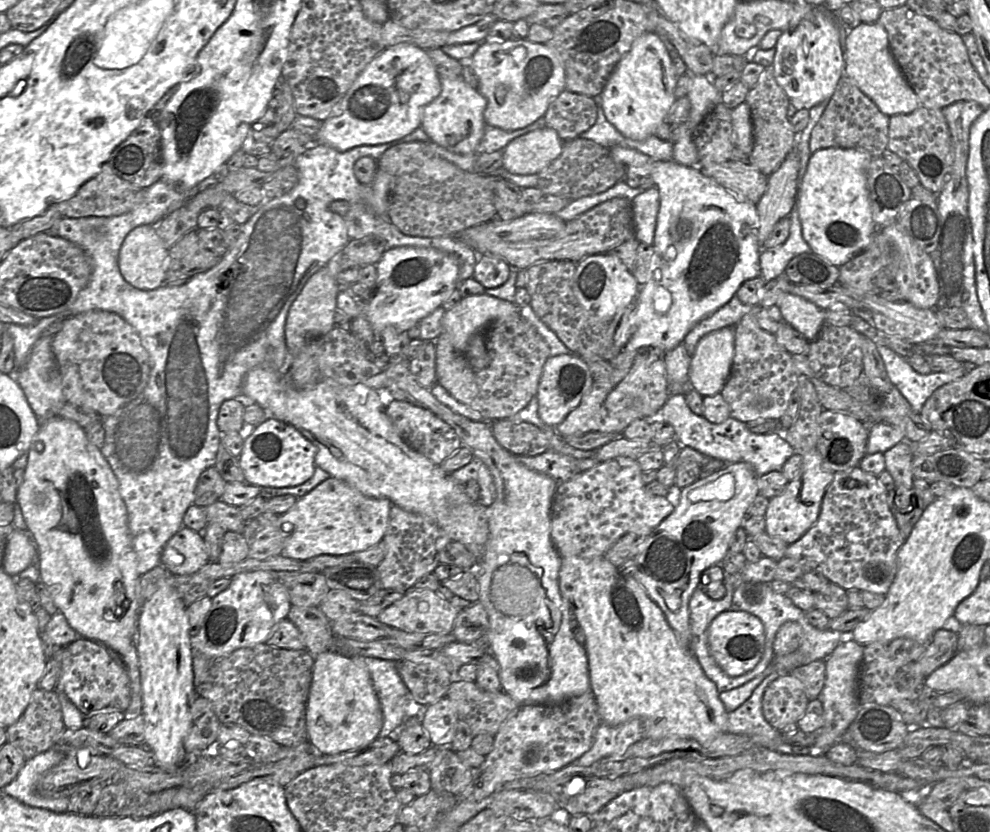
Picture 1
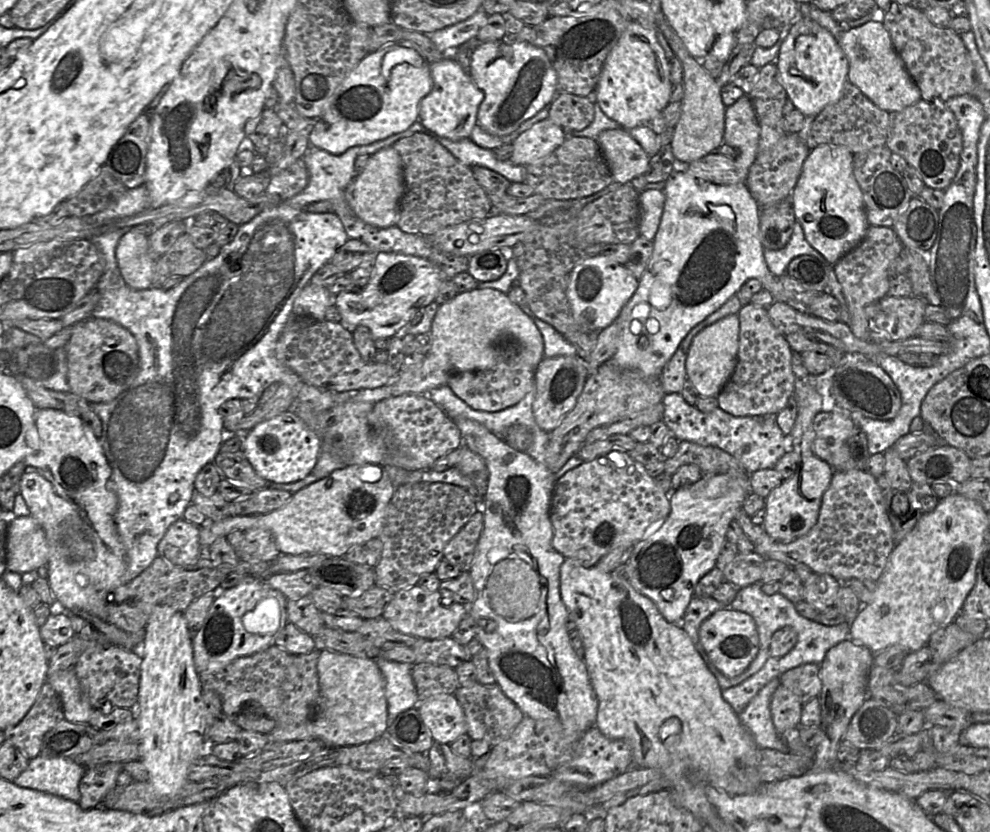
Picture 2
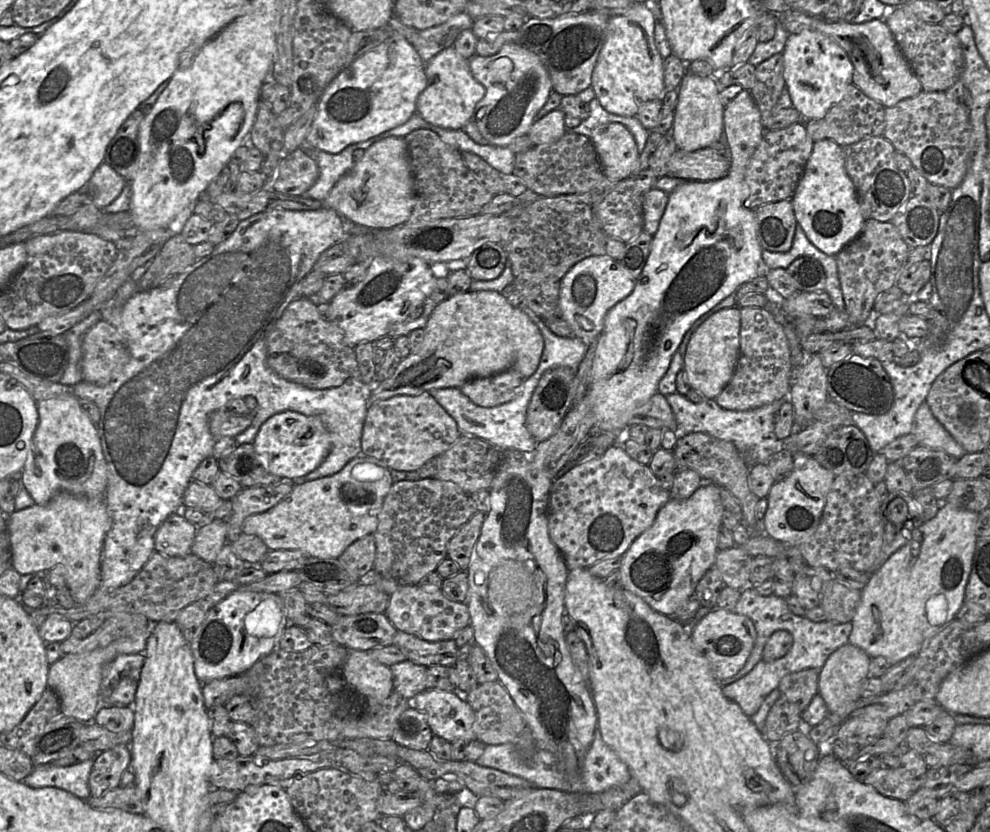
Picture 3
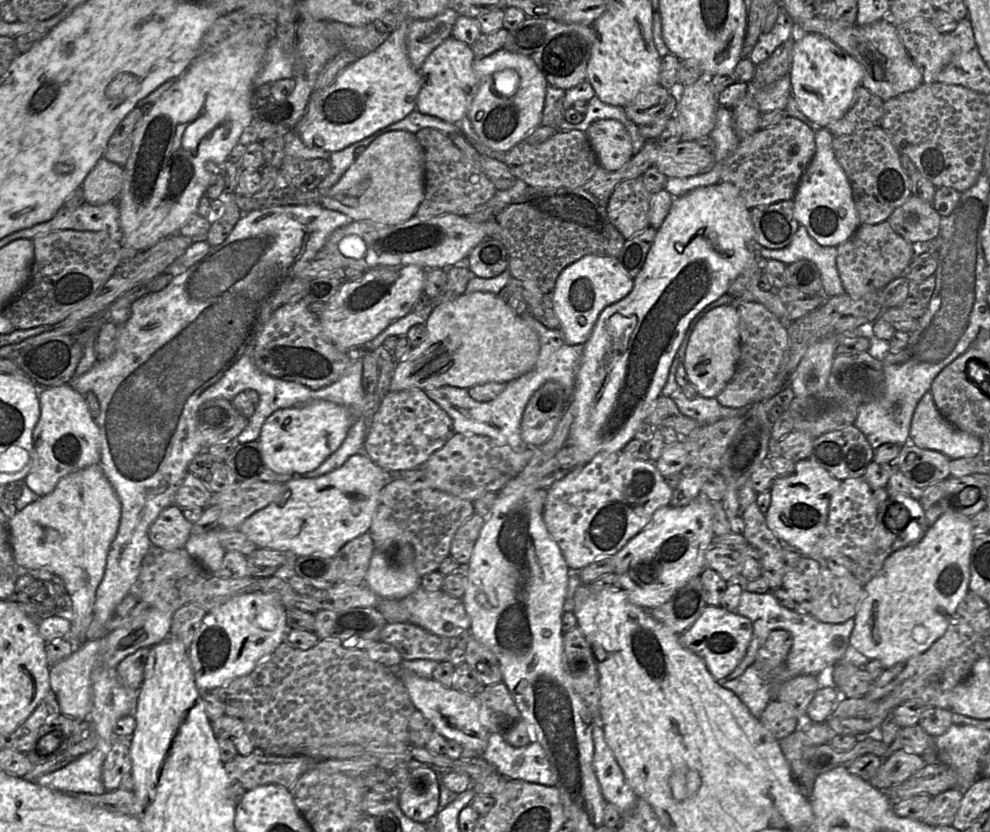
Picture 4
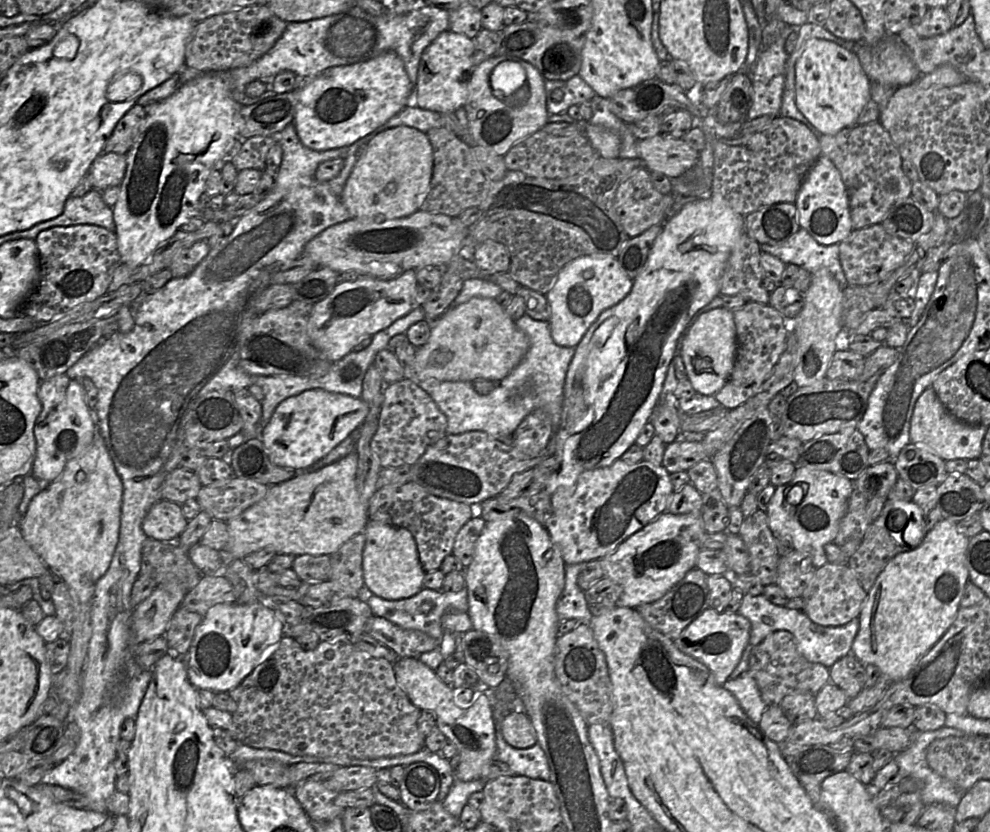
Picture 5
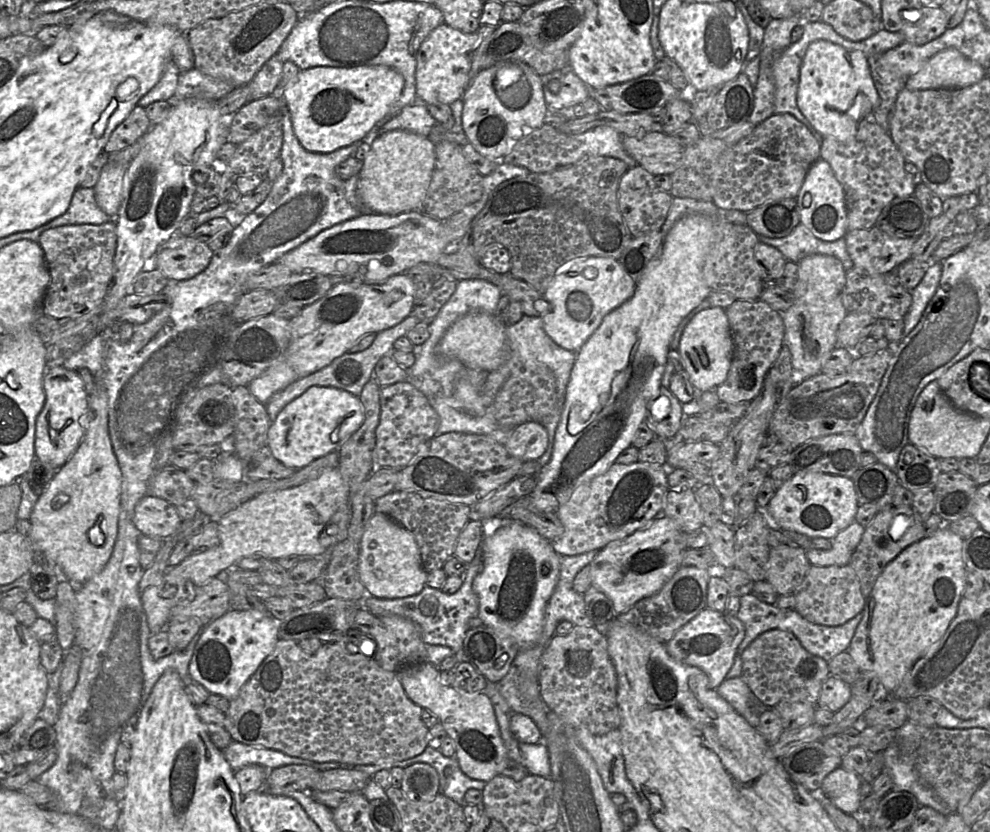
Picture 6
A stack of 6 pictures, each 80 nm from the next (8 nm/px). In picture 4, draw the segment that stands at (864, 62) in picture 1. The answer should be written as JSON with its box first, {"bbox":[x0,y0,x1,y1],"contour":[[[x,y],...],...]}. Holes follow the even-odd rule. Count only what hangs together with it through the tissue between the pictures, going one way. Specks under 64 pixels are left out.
{"bbox":[796,16,924,101],"contour":[[[814,16],[796,25],[803,33],[820,34],[848,52],[863,70],[861,86],[883,101],[912,91],[924,83],[920,69],[897,34],[896,26],[885,19],[865,26],[841,26],[835,21]]]}

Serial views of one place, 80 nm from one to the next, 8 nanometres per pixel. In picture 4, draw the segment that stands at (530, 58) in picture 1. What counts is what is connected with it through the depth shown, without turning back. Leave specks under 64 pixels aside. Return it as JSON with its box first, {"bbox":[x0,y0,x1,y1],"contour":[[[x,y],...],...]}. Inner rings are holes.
{"bbox":[467,48,548,153],"contour":[[[503,48],[487,57],[475,59],[473,71],[478,80],[478,91],[467,116],[482,144],[495,151],[507,153],[522,142],[530,131],[540,126],[548,82],[531,58]],[[507,68],[518,73],[519,84],[515,93],[503,96],[495,89],[495,75]]]}

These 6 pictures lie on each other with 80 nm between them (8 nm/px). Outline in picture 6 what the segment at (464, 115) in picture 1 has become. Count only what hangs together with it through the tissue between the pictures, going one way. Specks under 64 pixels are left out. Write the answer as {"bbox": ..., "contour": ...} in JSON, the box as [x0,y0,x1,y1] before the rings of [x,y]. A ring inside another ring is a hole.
{"bbox":[416,24,479,105],"contour":[[[440,24],[422,42],[416,55],[416,96],[417,102],[425,105],[443,103],[450,105],[462,99],[469,83],[471,56],[479,42],[479,35],[463,33],[448,26]]]}

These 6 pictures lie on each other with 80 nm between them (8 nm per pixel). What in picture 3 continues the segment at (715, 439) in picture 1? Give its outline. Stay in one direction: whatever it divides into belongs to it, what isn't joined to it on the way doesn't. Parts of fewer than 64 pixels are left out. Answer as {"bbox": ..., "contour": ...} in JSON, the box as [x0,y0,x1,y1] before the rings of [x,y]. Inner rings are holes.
{"bbox":[665,393,789,464],"contour":[[[679,393],[665,397],[676,418],[677,428],[673,431],[678,434],[678,437],[692,432],[703,432],[715,438],[732,442],[749,464],[766,463],[773,454],[784,448],[783,442],[776,437],[774,431],[774,415],[789,400],[789,396],[746,411],[724,409],[716,403],[715,399],[705,399],[701,403],[693,403]]]}

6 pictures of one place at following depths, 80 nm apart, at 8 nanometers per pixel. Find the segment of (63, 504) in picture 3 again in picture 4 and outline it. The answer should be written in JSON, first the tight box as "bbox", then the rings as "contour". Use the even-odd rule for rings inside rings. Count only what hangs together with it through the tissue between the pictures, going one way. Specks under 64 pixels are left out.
{"bbox":[8,464,121,645],"contour":[[[100,464],[91,465],[85,469],[71,473],[62,478],[54,490],[45,495],[40,496],[36,501],[27,505],[23,510],[17,511],[16,514],[8,521],[8,530],[10,538],[10,546],[12,549],[15,564],[25,569],[45,569],[58,576],[64,583],[71,600],[71,631],[66,638],[69,638],[75,645],[85,642],[85,633],[93,619],[94,605],[96,601],[96,590],[104,576],[107,554],[110,549],[119,527],[121,516],[121,503],[112,485],[105,477]]]}

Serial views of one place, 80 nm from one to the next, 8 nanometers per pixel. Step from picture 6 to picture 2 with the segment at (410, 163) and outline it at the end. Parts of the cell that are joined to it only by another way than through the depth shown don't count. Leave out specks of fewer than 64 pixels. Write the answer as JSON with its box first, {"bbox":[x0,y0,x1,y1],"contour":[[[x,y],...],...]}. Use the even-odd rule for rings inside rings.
{"bbox":[345,146,404,228],"contour":[[[388,146],[369,155],[363,171],[347,186],[345,198],[353,212],[364,222],[379,228],[395,226],[404,194],[403,165],[399,153]]]}

